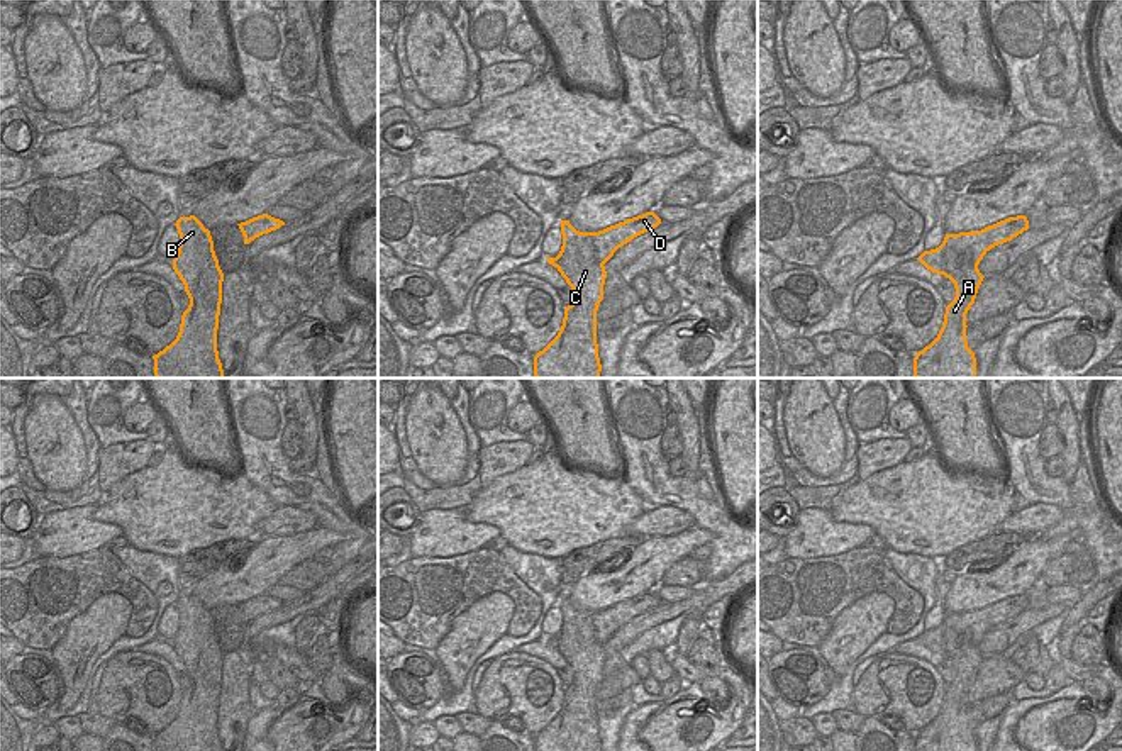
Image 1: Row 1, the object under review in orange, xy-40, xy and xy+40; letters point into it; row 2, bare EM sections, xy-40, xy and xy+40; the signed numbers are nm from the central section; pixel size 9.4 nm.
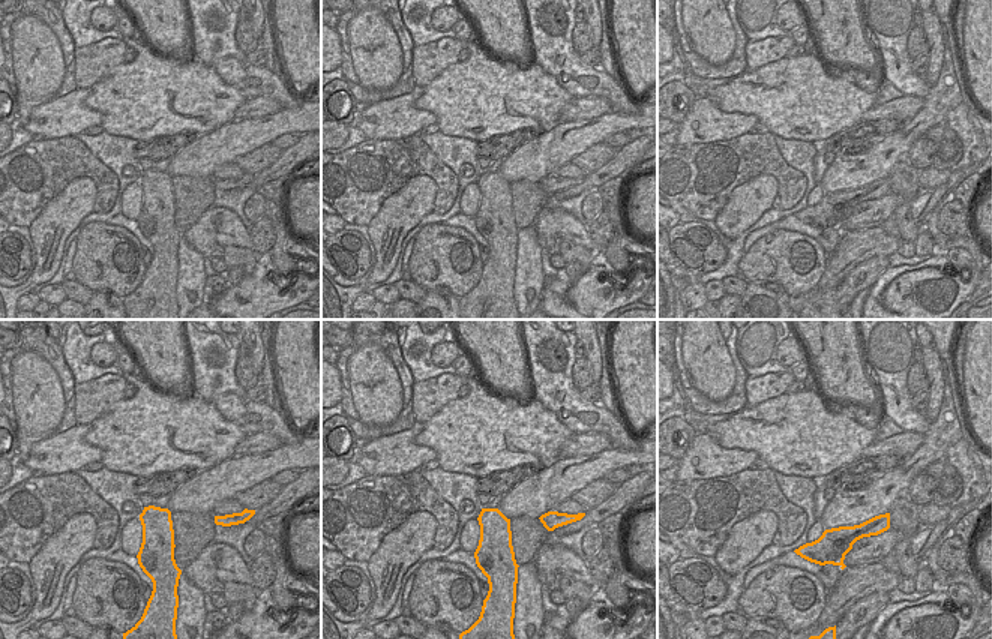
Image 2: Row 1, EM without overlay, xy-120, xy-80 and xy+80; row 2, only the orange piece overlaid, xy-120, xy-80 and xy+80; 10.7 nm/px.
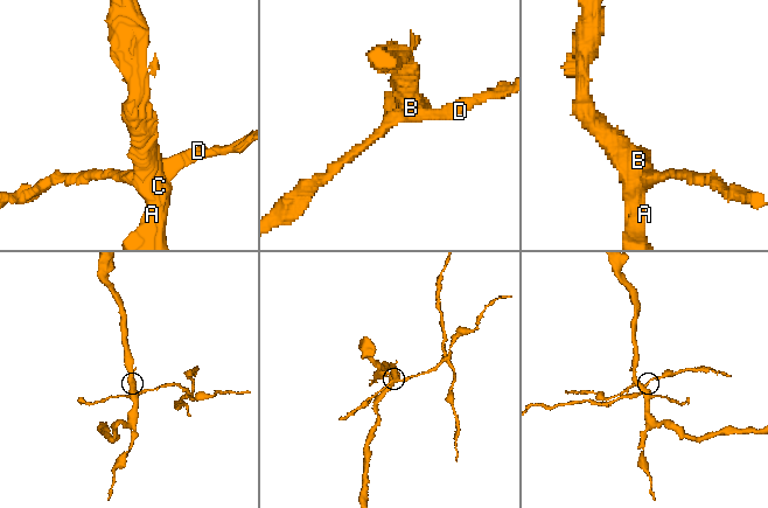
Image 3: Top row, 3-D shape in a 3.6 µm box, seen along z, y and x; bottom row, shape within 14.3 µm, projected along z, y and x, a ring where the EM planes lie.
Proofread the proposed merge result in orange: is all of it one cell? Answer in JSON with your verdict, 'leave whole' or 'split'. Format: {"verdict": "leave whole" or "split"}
{"verdict": "split"}

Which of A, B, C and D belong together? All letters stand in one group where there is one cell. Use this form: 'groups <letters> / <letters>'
groups A B C / D

